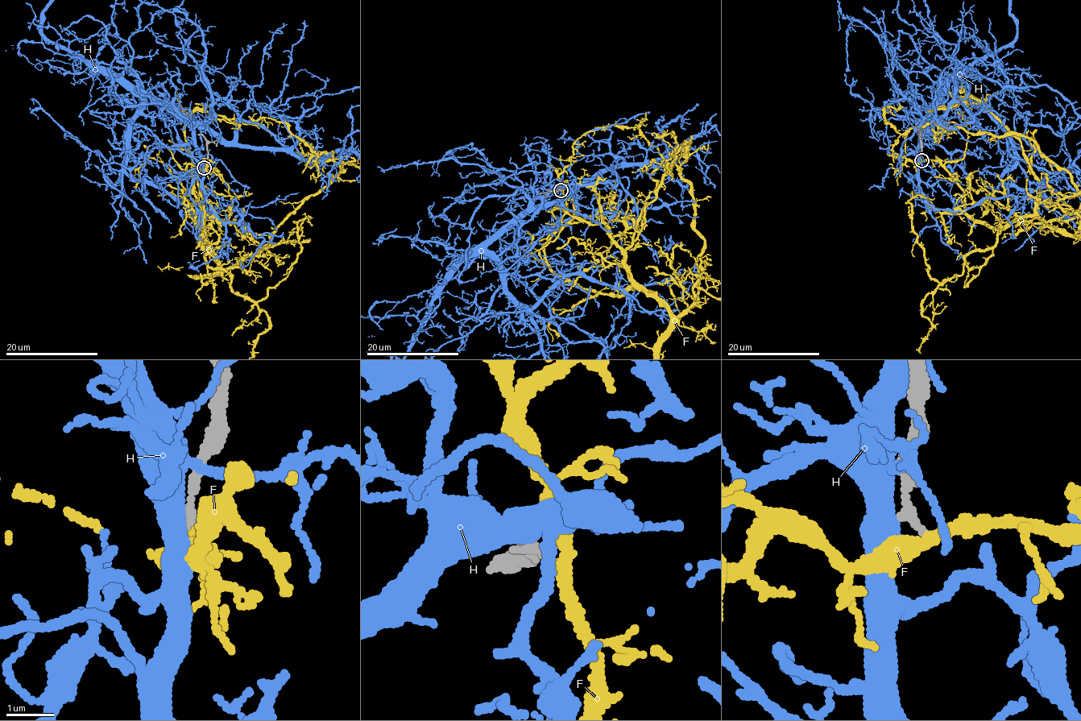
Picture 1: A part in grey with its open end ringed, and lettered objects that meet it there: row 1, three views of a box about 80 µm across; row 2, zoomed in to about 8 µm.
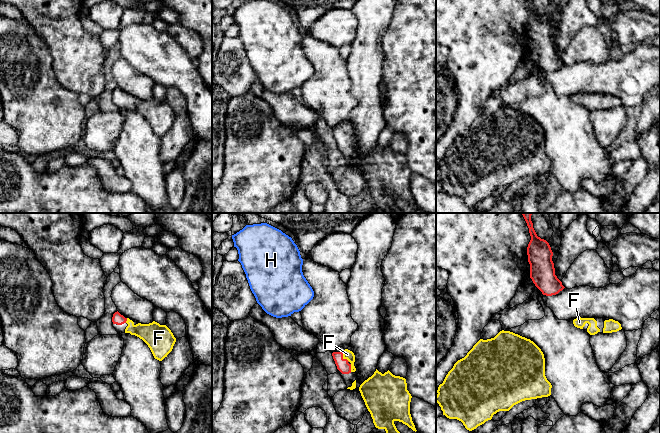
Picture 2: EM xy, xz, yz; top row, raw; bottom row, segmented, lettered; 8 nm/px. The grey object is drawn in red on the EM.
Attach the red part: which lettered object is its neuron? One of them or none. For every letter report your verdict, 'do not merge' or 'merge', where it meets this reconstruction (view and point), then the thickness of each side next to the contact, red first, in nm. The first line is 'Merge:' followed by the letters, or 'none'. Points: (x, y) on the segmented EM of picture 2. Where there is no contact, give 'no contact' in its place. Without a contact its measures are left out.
Merge: F
F: merge | xz (342, 357) | 100/80 nm
H: do not merge | no contact

